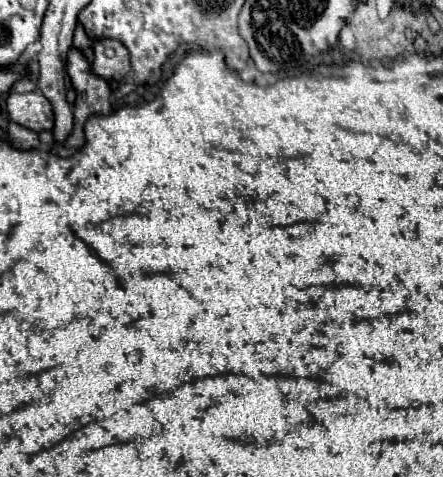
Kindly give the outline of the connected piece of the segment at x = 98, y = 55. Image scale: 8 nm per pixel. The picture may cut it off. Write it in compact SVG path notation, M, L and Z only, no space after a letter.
M99 40L95 42L95 60L93 60L93 72L105 80L121 82L125 74L131 70L129 52L127 48L117 40Z

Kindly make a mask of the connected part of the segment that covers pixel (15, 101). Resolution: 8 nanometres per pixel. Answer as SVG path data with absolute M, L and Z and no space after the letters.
M37 90L27 92L27 94L11 92L7 98L7 114L13 122L33 132L53 130L55 116L53 116L51 102Z

